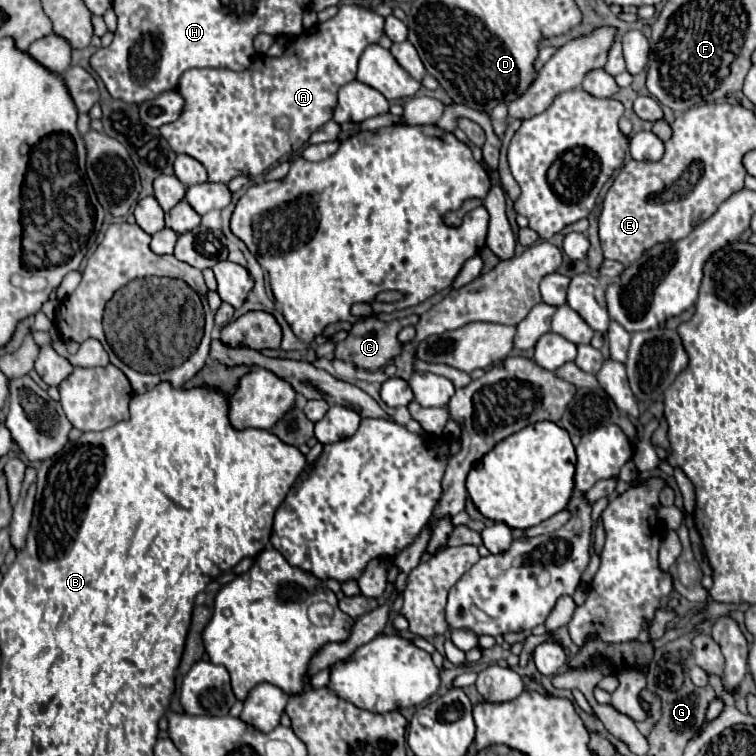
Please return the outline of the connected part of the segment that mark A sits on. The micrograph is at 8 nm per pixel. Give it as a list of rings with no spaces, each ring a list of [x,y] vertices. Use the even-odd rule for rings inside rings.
[[[357,4],[339,6],[335,18],[295,36],[281,58],[257,54],[253,58],[253,64],[243,72],[215,68],[187,70],[177,86],[177,92],[185,98],[185,110],[177,122],[161,126],[159,132],[167,142],[171,140],[173,152],[189,154],[199,160],[207,168],[209,182],[227,184],[241,174],[249,178],[259,176],[267,172],[281,156],[305,146],[309,136],[333,118],[333,110],[337,106],[337,90],[345,82],[355,80],[359,56],[369,44],[377,44],[381,36],[383,16]]]

